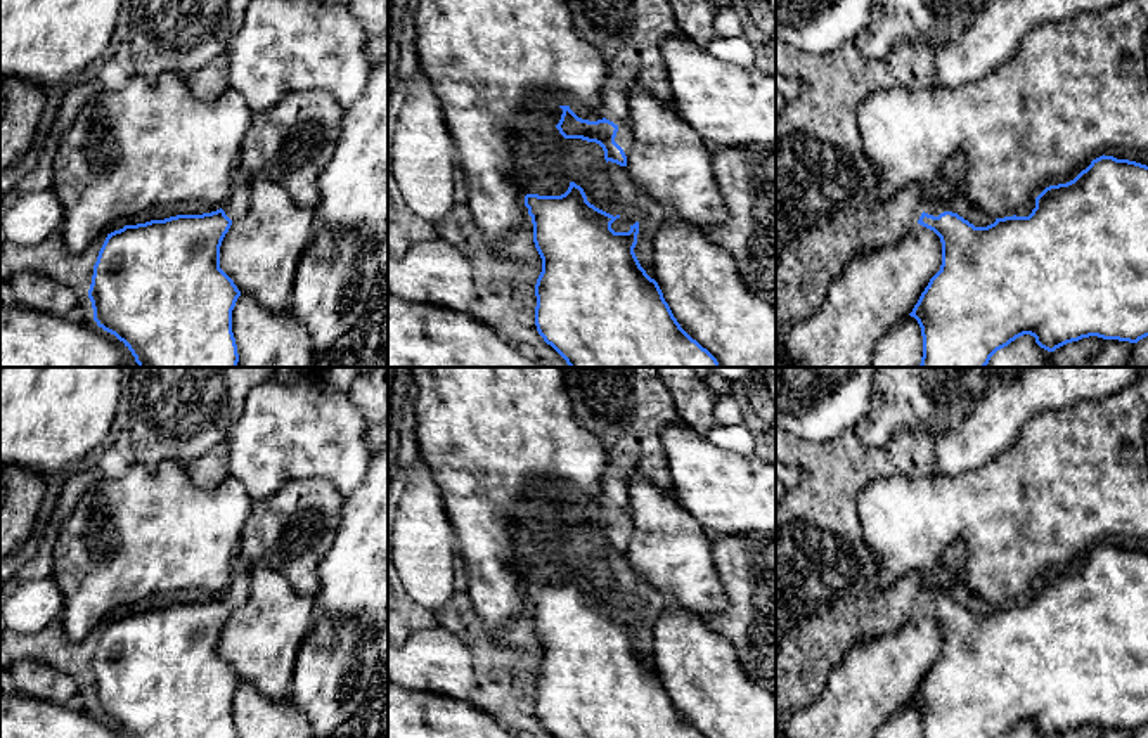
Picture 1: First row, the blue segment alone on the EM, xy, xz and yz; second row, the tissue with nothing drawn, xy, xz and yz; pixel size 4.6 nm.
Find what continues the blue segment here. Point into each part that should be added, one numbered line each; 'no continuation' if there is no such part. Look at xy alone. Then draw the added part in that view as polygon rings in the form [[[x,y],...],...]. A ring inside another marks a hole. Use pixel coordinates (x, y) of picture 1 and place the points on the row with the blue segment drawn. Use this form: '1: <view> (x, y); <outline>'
1: xy (236, 207); [[[237,161],[232,170],[232,196],[222,206],[222,210],[232,222],[239,220],[248,213],[249,197],[251,197],[249,182],[251,177],[241,168]]]

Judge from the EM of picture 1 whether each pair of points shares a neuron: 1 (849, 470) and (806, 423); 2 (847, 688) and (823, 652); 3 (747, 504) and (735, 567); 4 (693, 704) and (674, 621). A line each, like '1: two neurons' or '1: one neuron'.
1: two neurons
2: two neurons
3: two neurons
4: one neuron

